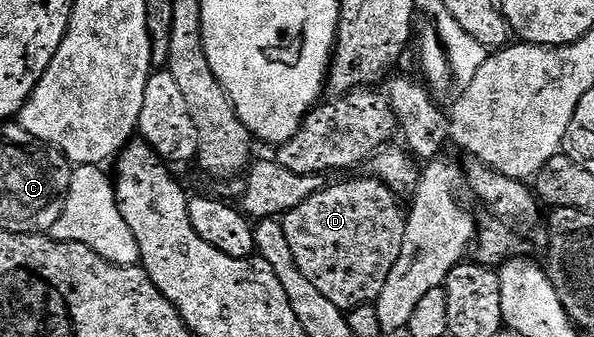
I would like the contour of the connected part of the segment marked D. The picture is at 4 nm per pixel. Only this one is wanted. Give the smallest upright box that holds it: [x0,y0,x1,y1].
[280,178,407,313]

